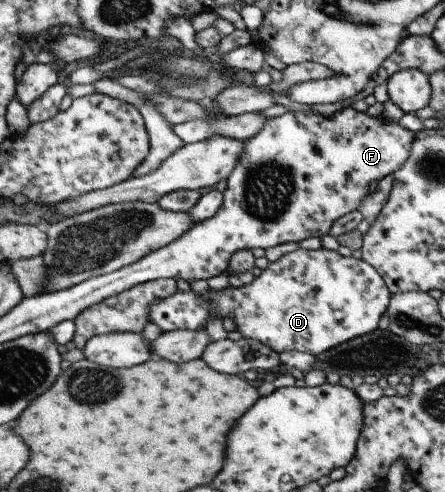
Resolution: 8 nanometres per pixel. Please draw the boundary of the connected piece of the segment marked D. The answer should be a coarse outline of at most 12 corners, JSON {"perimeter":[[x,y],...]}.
{"perimeter":[[288,251],[250,284],[151,305],[163,332],[233,315],[243,338],[318,356],[379,329],[374,266]]}

